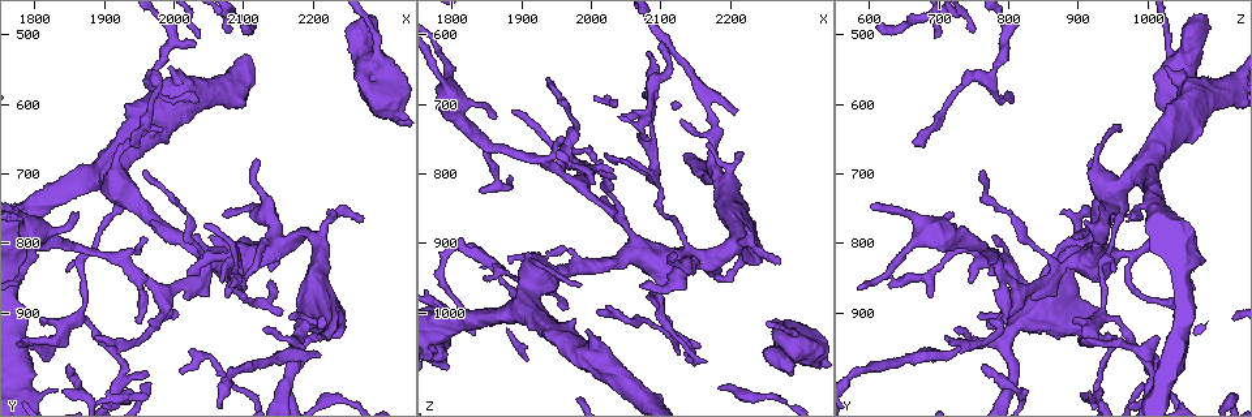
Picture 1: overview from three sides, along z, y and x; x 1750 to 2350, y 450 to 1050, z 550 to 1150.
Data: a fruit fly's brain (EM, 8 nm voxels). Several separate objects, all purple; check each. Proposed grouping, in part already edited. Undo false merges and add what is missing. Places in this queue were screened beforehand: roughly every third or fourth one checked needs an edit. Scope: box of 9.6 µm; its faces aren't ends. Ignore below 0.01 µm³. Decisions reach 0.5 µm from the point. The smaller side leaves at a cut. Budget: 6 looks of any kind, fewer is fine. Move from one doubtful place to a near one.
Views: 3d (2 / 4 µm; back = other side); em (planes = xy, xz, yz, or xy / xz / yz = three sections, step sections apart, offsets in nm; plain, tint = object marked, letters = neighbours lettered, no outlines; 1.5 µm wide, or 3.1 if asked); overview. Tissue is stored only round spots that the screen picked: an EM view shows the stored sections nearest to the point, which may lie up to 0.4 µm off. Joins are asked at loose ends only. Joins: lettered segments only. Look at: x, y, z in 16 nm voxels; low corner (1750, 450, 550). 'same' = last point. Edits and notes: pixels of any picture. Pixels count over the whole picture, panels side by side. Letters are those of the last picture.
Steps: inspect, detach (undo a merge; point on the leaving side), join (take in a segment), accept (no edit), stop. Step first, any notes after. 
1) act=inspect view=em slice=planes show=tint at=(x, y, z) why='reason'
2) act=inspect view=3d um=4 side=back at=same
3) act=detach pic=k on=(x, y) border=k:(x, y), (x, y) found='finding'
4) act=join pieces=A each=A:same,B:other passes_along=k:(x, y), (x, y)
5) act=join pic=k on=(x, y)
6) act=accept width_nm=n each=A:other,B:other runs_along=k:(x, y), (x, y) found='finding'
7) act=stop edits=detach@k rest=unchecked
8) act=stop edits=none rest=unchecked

act=inspect view=em slice=planes show=tint at=(1800, 945, 910)

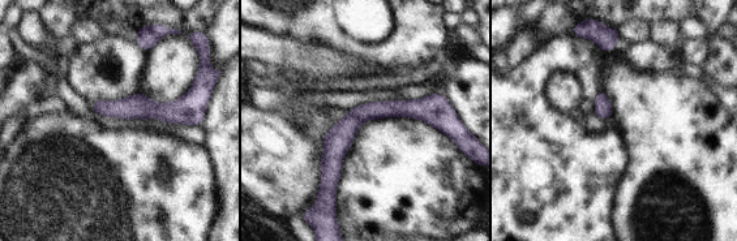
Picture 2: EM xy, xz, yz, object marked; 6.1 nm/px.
act=inspect view=em slice=planes show=letters at=same why='see the neighbours'

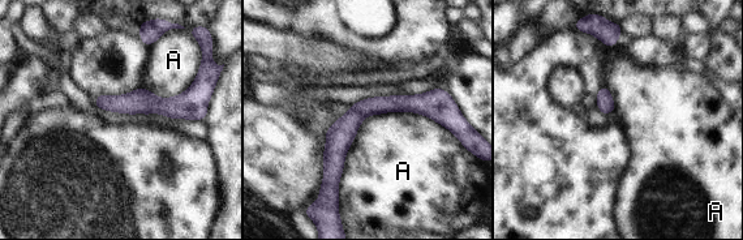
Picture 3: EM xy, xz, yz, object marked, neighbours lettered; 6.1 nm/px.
act=accept longest_contact=A:850nm each=A:other found='one neuron here'

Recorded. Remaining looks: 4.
act=inspect view=3d um=4 at=(1960, 695, 765) why='thin end'

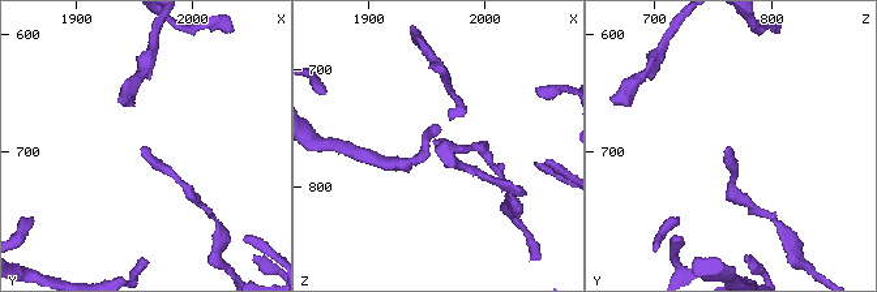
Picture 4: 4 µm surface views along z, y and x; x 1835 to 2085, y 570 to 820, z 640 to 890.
act=inspect view=em slice=planes show=tint at=(1954, 696, 762)

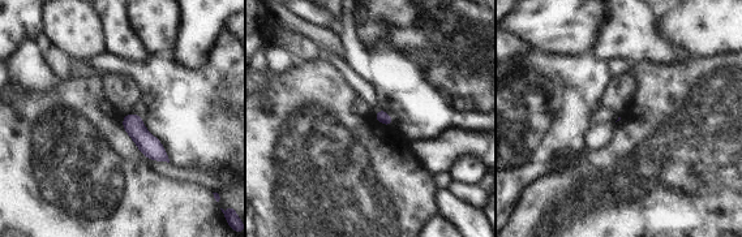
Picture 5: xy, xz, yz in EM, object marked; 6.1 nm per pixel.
act=inspect view=em slice=planes show=letters at=same

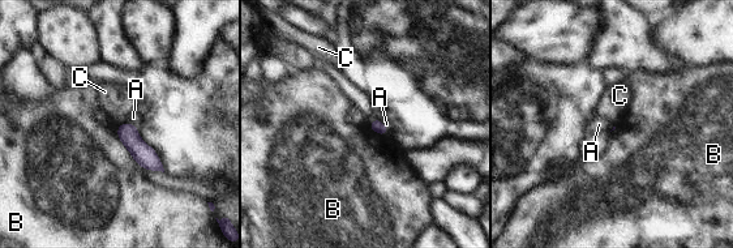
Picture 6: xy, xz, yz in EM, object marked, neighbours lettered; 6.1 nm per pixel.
act=accept each=A:other,B:other,C:other border=6:(116, 127), (119, 140), (140, 166) found='none of them fits'

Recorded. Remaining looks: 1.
act=inspect view=em slice=xz step=4 show=letters at=(2050, 965, 1010) why='abrupt turn'

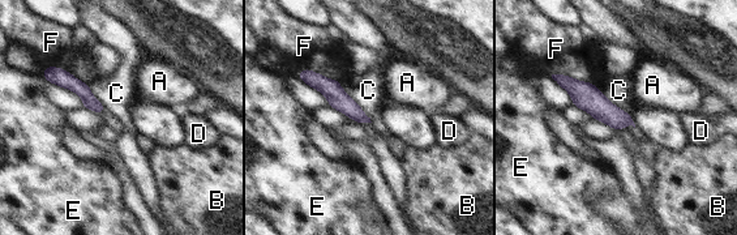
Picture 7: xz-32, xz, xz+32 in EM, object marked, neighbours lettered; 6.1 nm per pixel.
act=accept width_nm=100 each=A:other,B:other,C:other,D:other,E:other,F:other runs_along=7:(557, 77), (615, 118), (629, 120) found='continuous, no second neuron'

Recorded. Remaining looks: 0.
act=stop edits=none rest=unchecked

